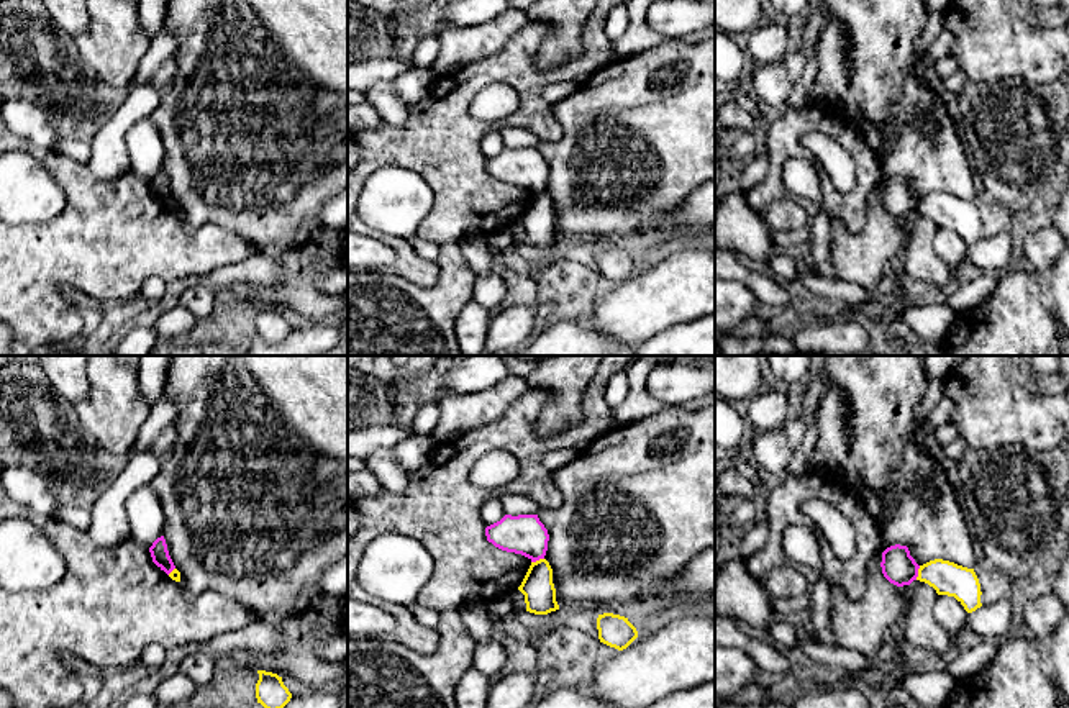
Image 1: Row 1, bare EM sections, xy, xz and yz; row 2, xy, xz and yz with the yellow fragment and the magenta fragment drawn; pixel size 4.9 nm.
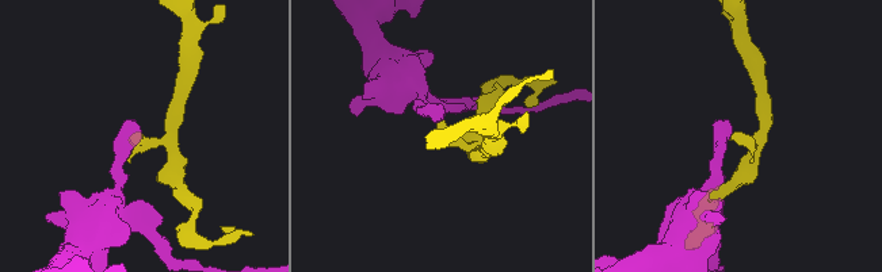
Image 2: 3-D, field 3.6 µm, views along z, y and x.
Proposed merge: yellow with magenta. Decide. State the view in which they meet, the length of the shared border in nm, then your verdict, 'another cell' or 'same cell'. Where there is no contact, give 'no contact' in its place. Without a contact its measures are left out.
meets yellow in yz; contact 80 nm long; another cell

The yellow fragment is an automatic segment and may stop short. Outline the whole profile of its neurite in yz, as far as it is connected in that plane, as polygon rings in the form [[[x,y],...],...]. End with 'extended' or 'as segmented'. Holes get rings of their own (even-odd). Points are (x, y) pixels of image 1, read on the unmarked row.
[[[935,192],[920,198],[917,213],[933,220],[938,228],[954,229],[967,246],[982,239],[980,216],[974,202]]]; as segmented

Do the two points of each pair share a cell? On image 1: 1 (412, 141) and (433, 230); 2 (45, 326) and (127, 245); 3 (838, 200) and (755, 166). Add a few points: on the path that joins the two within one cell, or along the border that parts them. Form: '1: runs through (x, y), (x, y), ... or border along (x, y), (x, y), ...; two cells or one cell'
1: runs through (433, 163), (433, 167), (443, 177), (443, 208); one cell
2: runs through (45, 297), (45, 290), (89, 246), (97, 245); one cell
3: border along (766, 153), (768, 172), (745, 192); two cells

